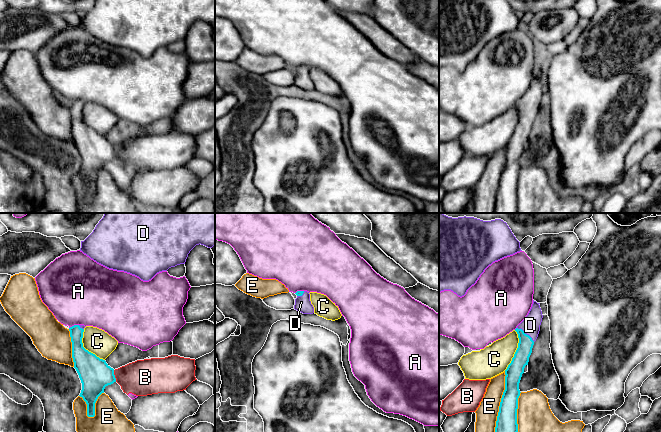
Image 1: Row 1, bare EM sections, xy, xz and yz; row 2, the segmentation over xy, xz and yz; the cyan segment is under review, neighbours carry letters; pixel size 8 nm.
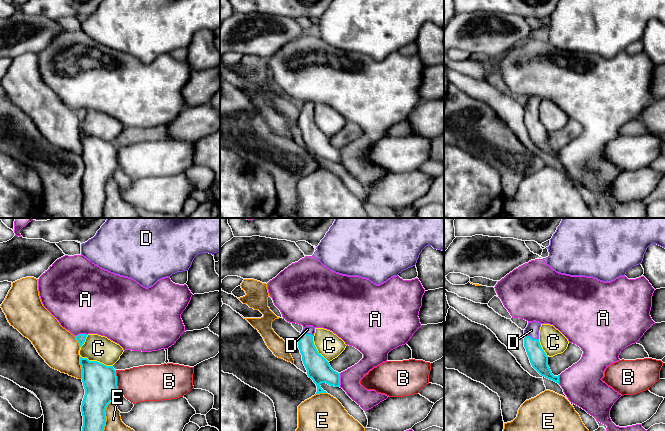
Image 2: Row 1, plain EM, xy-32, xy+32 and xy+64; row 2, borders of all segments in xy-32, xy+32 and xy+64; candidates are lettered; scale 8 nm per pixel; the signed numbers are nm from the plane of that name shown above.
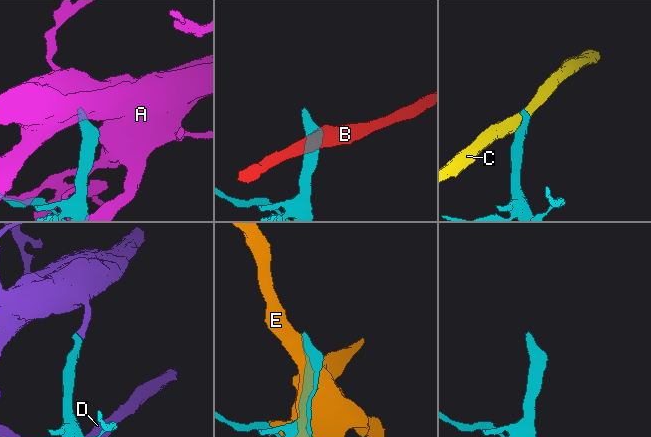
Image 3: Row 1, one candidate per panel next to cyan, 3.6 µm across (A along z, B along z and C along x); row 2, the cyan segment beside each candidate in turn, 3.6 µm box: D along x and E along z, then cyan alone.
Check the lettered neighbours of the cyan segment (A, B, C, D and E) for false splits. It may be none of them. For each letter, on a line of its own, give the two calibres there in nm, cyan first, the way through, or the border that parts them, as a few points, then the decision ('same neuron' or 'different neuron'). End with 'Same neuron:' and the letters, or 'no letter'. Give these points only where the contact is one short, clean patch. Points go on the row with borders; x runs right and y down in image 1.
A: 140/500 nm | different neuron
B: 260/280 nm | along xy (113, 370), (116, 381) | different neuron
C: 140/240 nm | along yz (515, 330), (518, 336), (518, 347), (511, 362), (504, 370) | different neuron
D: 130/150 nm | across yz (521, 357), (526, 343), (526, 334), (530, 325) | same neuron
E: 160/180 nm | different neuron
Same neuron: D

